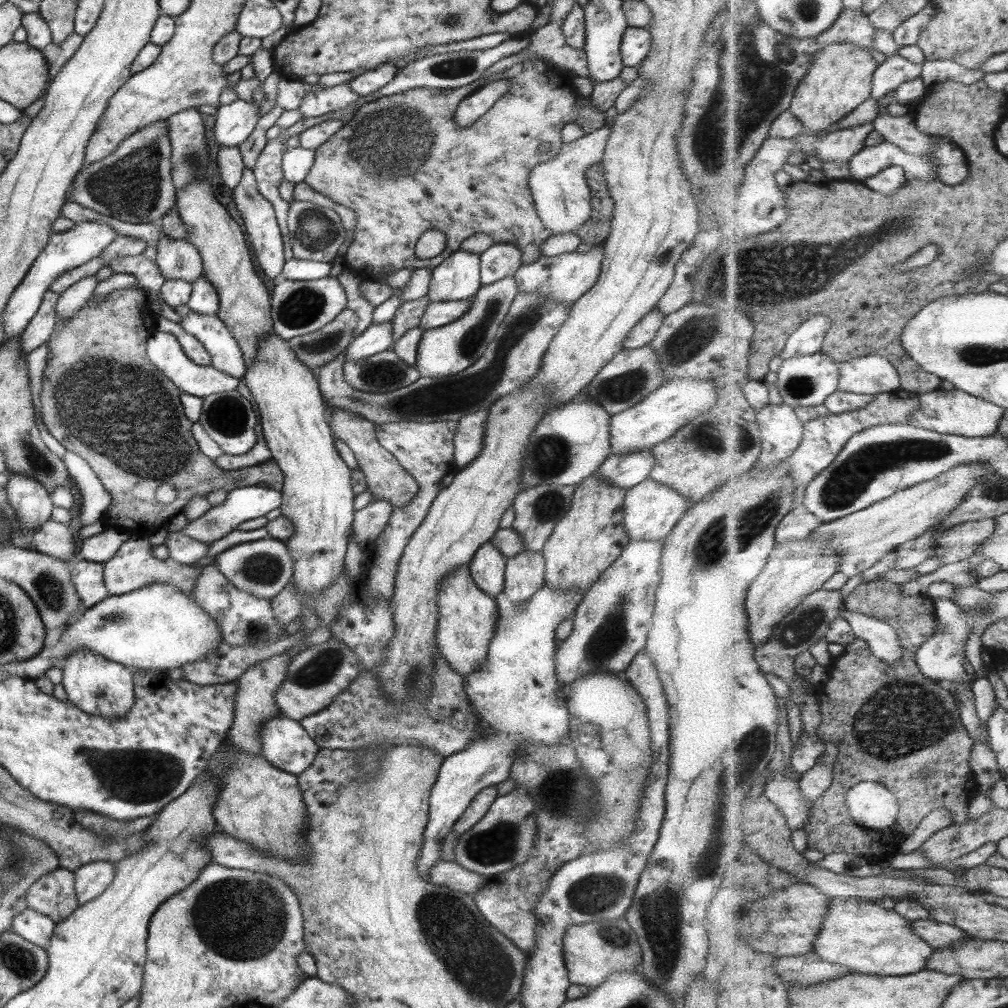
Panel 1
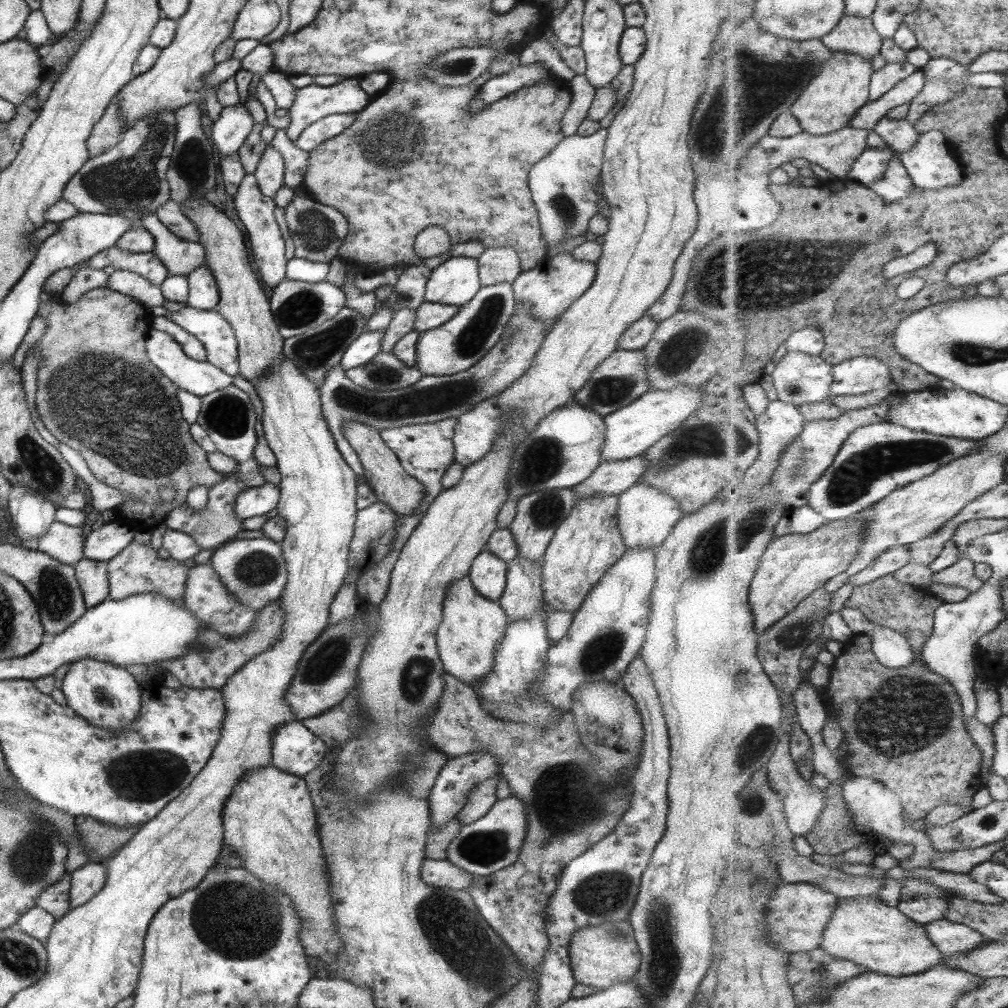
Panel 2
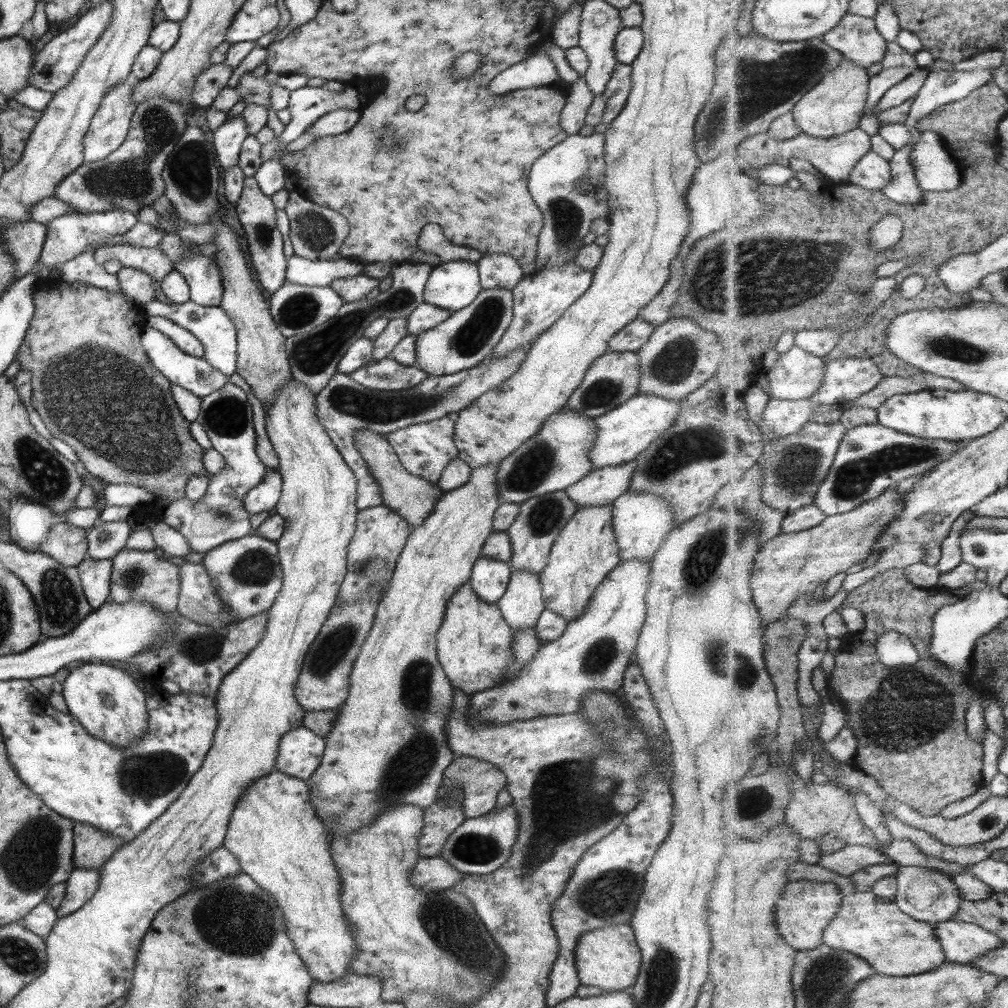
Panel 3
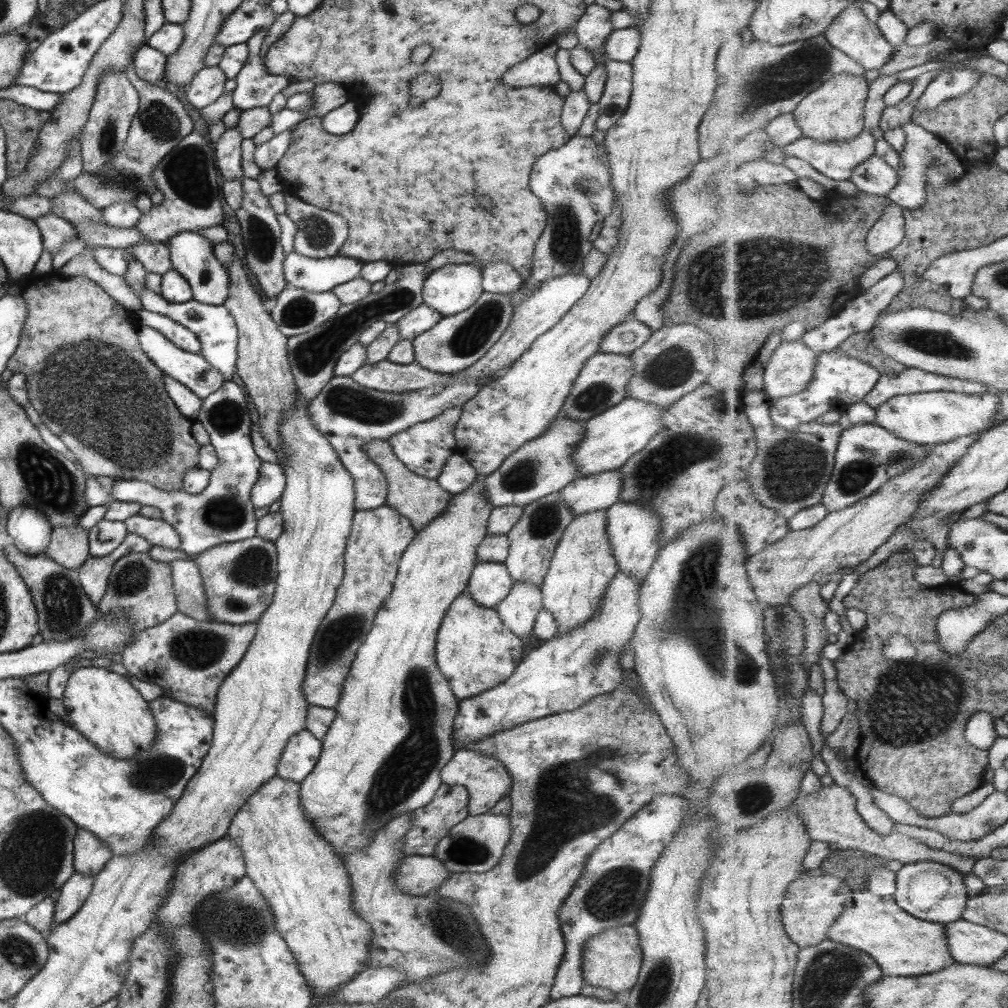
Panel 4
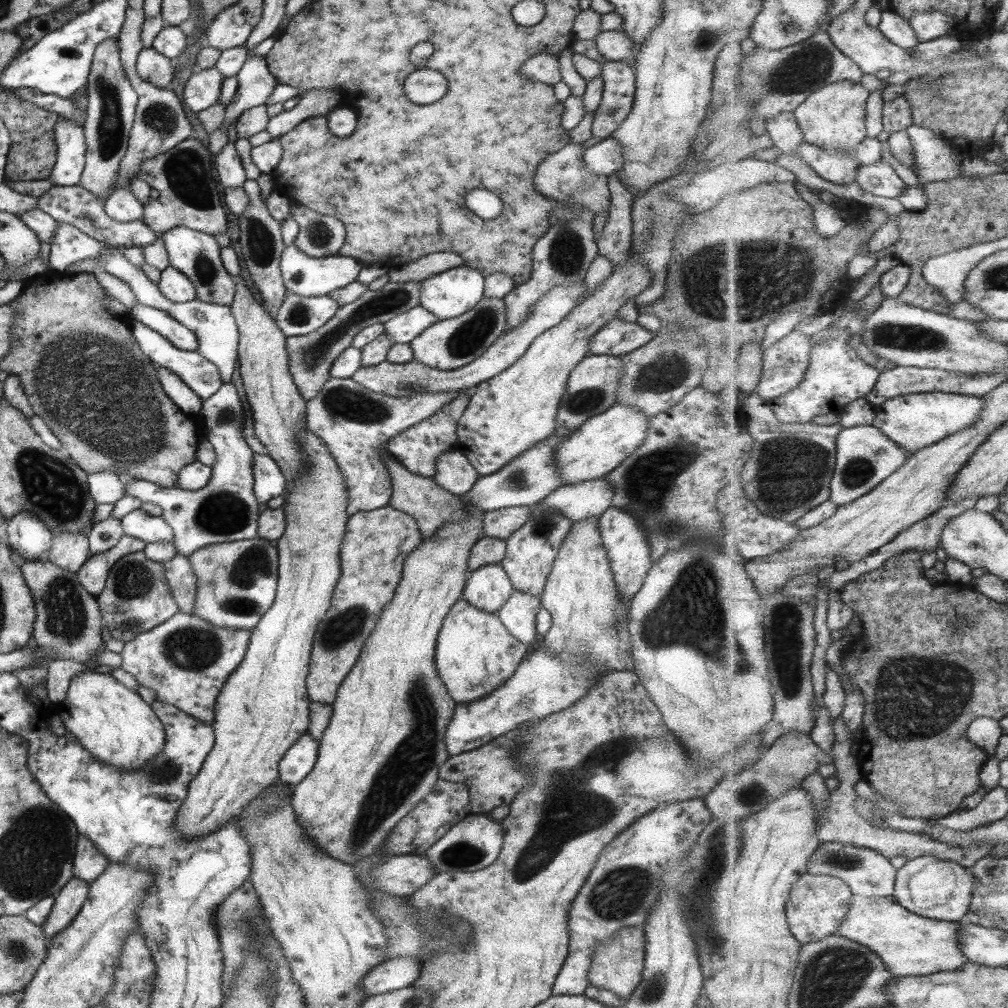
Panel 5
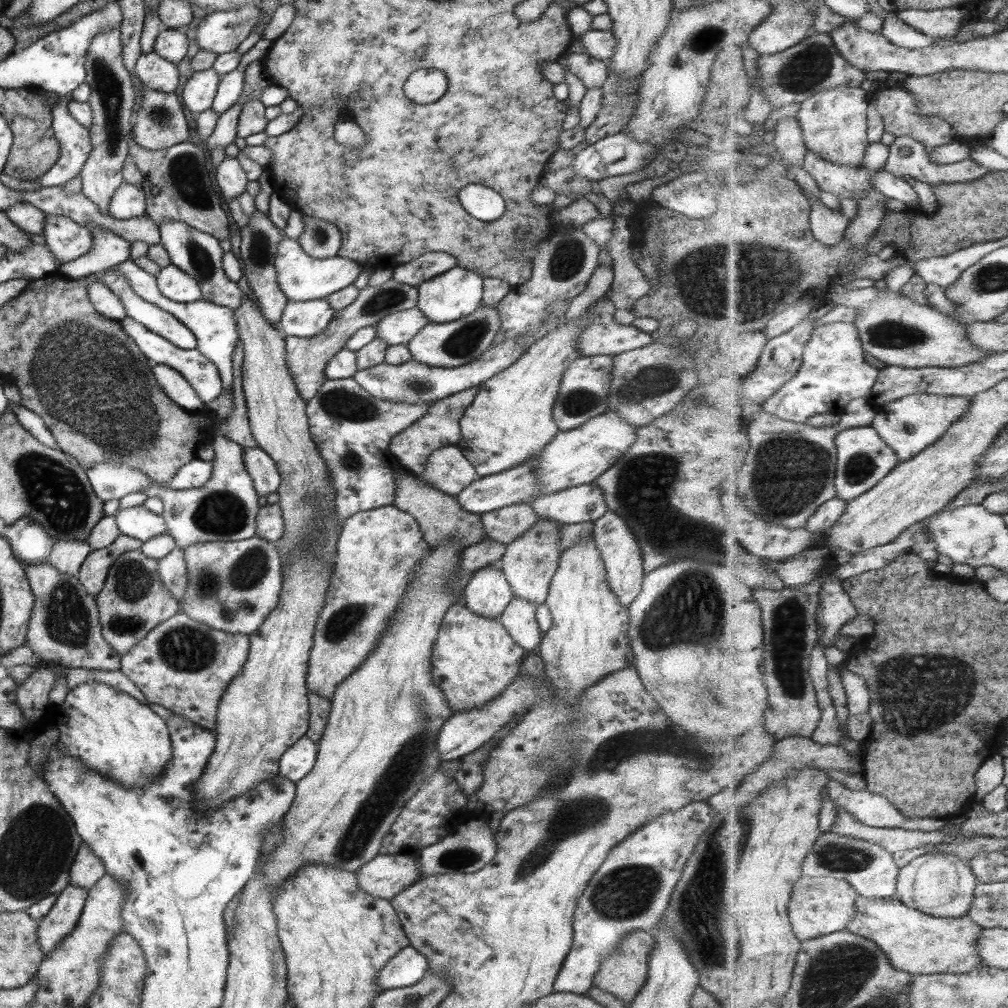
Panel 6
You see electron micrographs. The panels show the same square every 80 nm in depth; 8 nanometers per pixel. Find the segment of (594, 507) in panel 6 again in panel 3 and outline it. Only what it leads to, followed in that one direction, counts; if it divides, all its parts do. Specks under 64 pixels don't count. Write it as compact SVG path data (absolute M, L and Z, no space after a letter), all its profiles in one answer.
M633 461L617 466L603 466L591 470L581 480L568 486L565 492L577 508L612 503L628 490L633 471L635 471Z

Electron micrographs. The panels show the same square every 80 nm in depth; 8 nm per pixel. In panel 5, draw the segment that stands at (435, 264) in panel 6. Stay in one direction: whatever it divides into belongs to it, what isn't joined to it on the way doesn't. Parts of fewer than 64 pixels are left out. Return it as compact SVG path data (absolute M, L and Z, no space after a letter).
M433 252L411 263L387 270L388 282L413 281L418 283L448 268L461 266L463 261L462 256L452 252Z

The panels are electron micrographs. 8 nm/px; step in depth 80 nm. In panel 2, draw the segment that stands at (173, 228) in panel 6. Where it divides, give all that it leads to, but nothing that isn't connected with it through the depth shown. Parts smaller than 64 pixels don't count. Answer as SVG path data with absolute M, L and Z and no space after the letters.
M202 264L185 276L188 282L186 306L197 310L215 310L218 290L209 269Z

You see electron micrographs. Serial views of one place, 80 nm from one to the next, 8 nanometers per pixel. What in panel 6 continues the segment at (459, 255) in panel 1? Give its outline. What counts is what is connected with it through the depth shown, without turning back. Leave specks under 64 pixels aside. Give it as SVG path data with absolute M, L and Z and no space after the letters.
M455 265L443 274L438 274L417 286L418 301L416 307L431 323L441 324L456 321L462 316L473 312L482 299L482 278L473 271Z

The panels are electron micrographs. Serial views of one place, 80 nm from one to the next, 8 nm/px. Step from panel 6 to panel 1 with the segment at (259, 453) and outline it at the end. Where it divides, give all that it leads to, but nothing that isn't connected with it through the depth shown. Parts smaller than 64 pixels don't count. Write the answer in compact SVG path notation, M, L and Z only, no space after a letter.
M253 485L237 488L233 492L229 491L217 506L209 507L205 514L190 520L179 532L193 539L193 541L209 546L223 538L241 522L264 517L267 512L279 508L282 505L281 495L280 491L273 490L267 486L259 487L258 485Z

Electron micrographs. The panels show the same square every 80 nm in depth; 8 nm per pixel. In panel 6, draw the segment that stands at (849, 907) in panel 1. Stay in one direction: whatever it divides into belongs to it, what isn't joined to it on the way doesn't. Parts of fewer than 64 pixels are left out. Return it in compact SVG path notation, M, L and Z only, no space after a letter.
M857 898L856 918L849 924L848 931L859 934L865 938L871 938L877 943L885 955L889 956L890 962L899 970L910 972L915 975L951 973L968 973L972 970L985 965L981 958L980 942L981 933L984 927L975 923L971 917L965 915L960 918L940 918L935 915L925 914L923 911L914 910L912 907L905 906L896 898Z

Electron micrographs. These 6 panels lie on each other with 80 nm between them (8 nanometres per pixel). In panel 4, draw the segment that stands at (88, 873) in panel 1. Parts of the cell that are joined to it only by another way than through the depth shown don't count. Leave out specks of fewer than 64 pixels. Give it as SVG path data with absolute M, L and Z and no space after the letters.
M73 873L71 877L59 888L59 896L54 901L53 926L65 922L80 910L93 887L93 877Z

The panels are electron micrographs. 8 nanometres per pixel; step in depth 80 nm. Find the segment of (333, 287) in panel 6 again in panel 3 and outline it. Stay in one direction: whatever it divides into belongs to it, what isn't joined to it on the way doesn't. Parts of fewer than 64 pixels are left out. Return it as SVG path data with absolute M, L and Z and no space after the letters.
M298 256L286 259L285 281L307 285L327 286L331 279L361 274L363 266L345 258L307 260Z

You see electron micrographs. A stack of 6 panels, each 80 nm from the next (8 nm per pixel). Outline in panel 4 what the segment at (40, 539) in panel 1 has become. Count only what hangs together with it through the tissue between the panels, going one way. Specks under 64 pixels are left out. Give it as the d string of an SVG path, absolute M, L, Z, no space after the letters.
M79 525L51 529L49 546L43 554L68 569L78 569L88 554L88 532Z

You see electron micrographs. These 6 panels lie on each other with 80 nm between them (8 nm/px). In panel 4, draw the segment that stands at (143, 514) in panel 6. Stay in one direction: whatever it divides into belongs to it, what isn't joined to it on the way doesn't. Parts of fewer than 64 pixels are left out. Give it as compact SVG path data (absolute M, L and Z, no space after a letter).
M137 515L129 516L124 520L128 534L137 534L145 538L151 546L165 549L179 549L179 538L175 529L163 519L152 519Z

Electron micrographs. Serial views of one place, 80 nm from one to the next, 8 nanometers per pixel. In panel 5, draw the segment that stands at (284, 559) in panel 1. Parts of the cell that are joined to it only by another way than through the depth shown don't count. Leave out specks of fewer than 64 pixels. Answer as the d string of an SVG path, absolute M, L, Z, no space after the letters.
M261 538L216 543L188 556L196 578L193 616L213 626L251 630L271 606L276 591L278 552L274 542Z

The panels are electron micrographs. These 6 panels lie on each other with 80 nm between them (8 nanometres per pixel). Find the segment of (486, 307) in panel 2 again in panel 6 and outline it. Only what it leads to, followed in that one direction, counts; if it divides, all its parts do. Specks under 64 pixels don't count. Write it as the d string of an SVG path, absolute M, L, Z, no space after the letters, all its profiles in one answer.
M495 304L479 305L473 312L456 321L441 324L427 323L406 343L413 360L422 365L455 368L475 360L492 344L500 327L500 320Z

